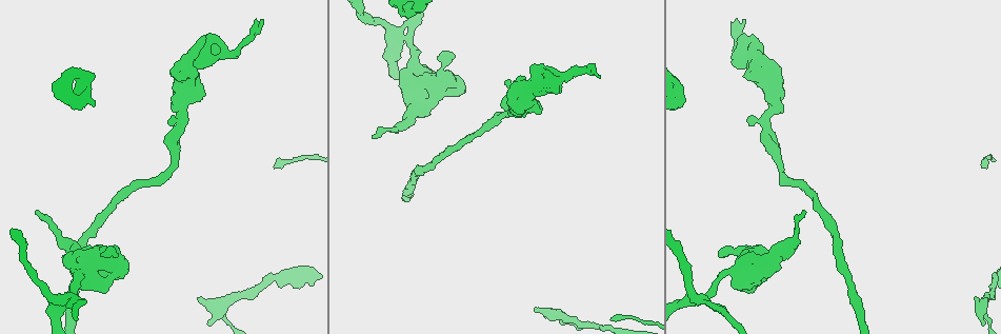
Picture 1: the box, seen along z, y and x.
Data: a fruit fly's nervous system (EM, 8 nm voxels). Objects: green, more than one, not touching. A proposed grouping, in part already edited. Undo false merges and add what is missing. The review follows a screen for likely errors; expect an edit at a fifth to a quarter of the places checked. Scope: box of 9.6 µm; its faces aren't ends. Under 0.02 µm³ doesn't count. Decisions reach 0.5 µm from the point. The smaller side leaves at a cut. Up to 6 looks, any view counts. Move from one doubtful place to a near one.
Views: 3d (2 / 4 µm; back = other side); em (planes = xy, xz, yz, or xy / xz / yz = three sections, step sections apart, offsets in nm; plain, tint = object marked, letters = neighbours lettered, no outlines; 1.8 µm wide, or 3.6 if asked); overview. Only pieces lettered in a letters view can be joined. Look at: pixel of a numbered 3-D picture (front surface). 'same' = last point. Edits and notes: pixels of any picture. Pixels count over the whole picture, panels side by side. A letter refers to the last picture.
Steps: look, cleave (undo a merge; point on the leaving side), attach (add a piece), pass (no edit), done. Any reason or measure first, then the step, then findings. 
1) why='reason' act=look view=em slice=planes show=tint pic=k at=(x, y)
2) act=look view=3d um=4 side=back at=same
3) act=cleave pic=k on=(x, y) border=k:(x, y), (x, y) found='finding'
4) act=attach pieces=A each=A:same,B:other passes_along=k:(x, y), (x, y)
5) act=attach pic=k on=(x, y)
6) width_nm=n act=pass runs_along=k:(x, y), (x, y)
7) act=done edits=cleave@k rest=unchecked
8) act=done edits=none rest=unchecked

why='tapers out' act=look view=3d um=2 pic=1 at=(374, 138)

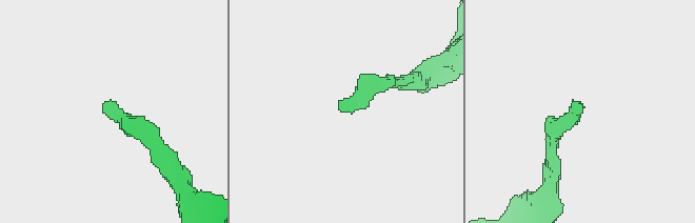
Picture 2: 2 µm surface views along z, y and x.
act=look view=em slice=planes show=letters pic=2 at=(340, 104)

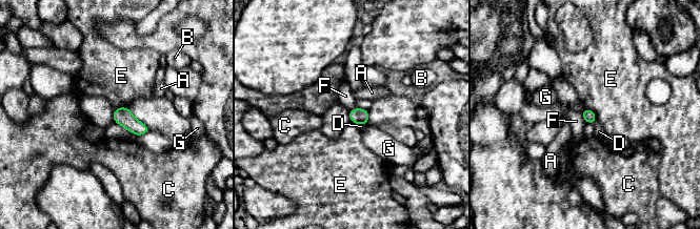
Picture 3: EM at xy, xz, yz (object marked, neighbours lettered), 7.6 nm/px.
width_nm=100 act=pass each=A:other,B:other,C:other,D:other,E:other,F:other,G:other border=3:(581, 112), (582, 119), (585, 122) found='no lettered piece goes on from it'

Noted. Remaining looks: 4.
why='thin arm on a thick one' act=look view=em slice=planes show=letters pic=1 at=(533, 86)

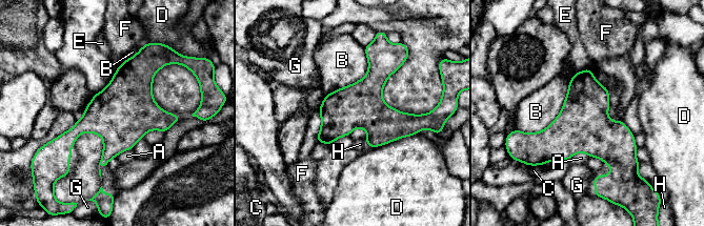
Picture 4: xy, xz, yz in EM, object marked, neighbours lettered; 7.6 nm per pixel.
width_nm=360 act=pass each=A:other,B:other,C:other,D:other,E:other,F:other,G:other,H:other border=4:(569, 80), (549, 124), (518, 130) found='continuous, no second cell'

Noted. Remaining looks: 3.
why='thin end' act=look view=em slice=planes show=letters pic=1 at=(743, 20)

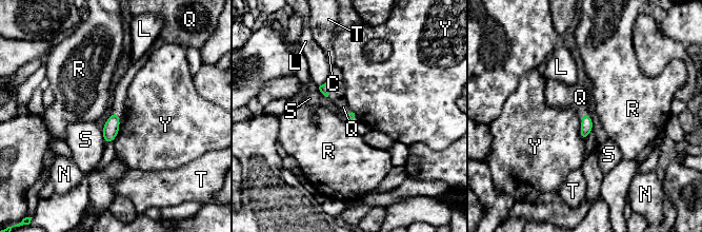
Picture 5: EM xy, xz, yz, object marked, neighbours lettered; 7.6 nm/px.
act=attach pieces=Q each=C:other,L:other,N:other,Q:same,R:other,S:other,T:other,Y:other found='it goes on there'

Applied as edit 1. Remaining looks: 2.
act=done edits=attach@5 rest=unchecked

